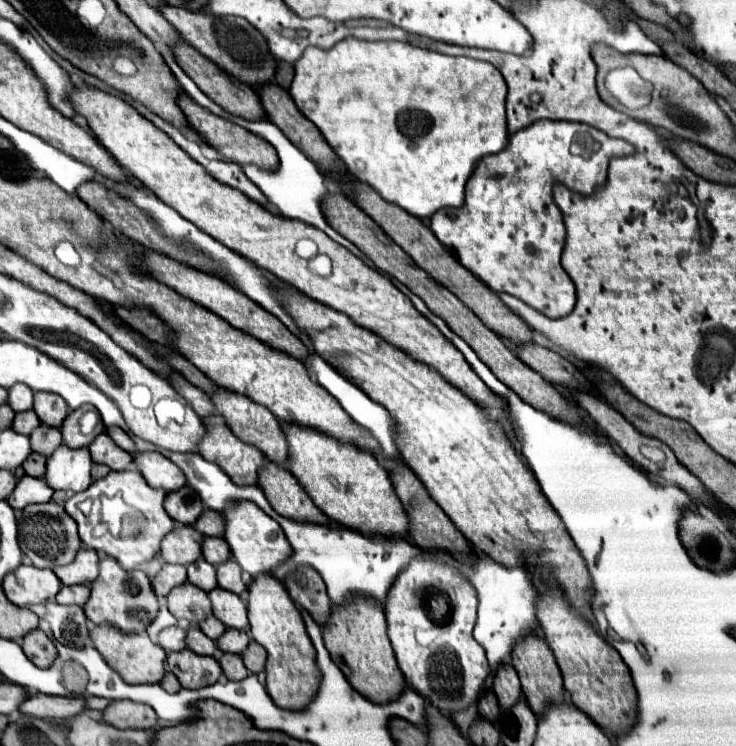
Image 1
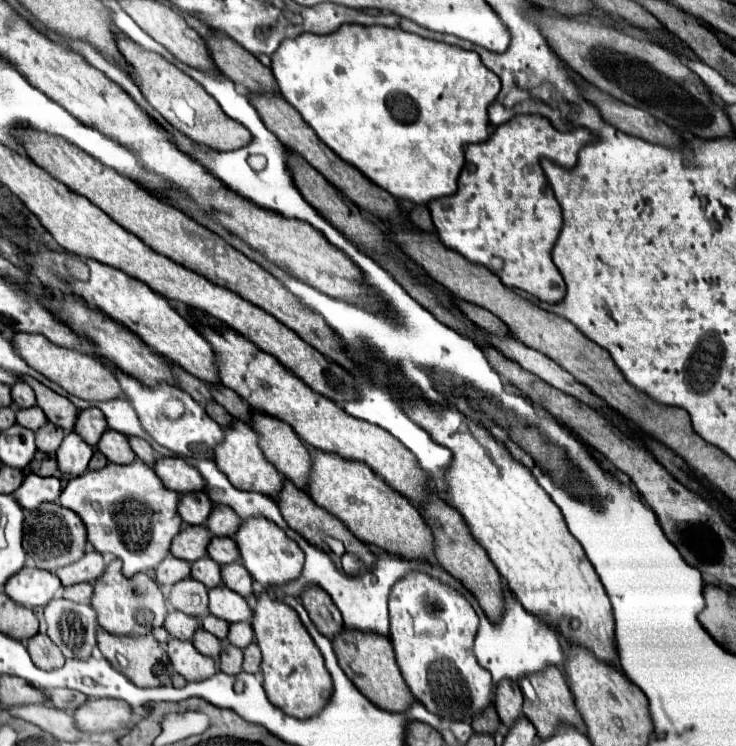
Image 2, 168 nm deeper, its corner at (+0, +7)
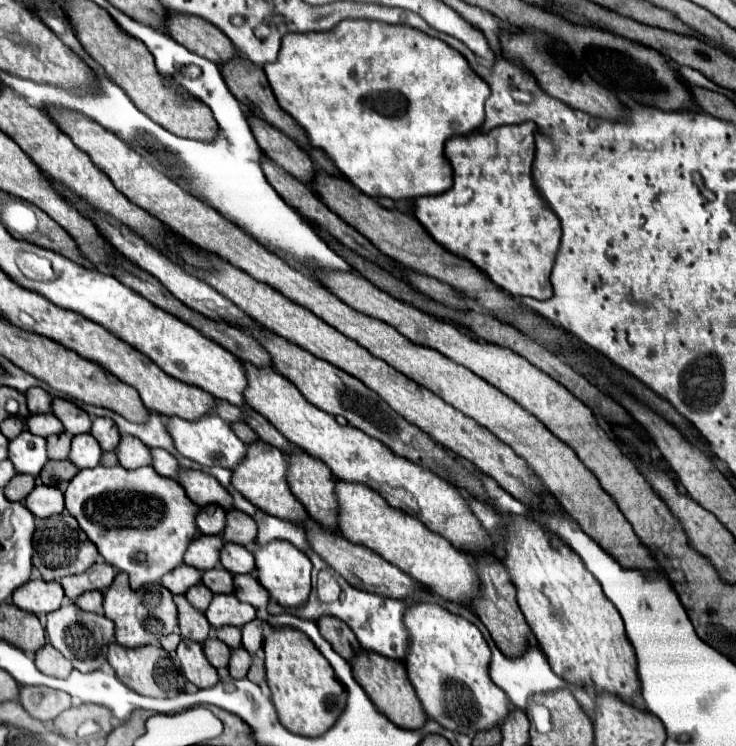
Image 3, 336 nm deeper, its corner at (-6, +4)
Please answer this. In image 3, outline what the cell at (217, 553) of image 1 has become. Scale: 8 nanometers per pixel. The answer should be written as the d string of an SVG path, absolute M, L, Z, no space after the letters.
M226 543L220 553L220 563L224 569L228 569L234 575L240 573L252 573L256 569L254 555L244 547L236 543Z

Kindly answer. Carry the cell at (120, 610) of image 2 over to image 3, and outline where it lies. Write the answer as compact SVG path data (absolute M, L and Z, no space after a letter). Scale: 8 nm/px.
M118 573L114 583L104 593L104 615L116 625L116 641L122 647L142 647L150 643L158 643L164 635L174 633L178 629L176 605L172 601L172 593L164 587L156 589L140 589L132 591L128 585L128 575Z

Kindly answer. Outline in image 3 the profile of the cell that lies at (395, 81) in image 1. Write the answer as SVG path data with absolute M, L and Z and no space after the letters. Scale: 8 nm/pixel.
M344 19L332 31L324 31L324 33L286 33L282 37L282 47L276 63L266 63L264 73L268 77L268 83L272 87L272 93L278 105L304 129L308 137L308 145L314 149L322 149L334 161L338 171L346 179L350 179L362 193L368 193L370 197L388 197L392 201L434 195L452 187L452 167L444 157L444 143L452 135L468 135L480 127L480 123L484 121L484 101L490 95L488 83L484 83L468 67L468 61L458 51L448 47L444 41L432 39L426 33L412 29L408 25L390 25L390 23L368 21L368 19Z

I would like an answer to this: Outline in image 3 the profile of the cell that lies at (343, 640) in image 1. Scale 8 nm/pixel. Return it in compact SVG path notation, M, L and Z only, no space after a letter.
M362 651L350 661L350 665L352 665L354 679L368 693L368 697L378 707L378 711L382 715L386 715L396 727L400 727L400 729L420 729L420 727L424 727L428 717L426 717L424 709L422 709L420 699L416 697L416 691L414 691L410 679L408 679L408 675L406 675L404 663L382 657L378 653Z

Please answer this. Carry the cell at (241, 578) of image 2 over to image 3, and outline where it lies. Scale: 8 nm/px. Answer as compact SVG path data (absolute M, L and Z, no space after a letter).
M236 575L234 577L234 595L240 601L250 603L256 609L266 607L270 601L268 591L264 591L264 587L252 575Z

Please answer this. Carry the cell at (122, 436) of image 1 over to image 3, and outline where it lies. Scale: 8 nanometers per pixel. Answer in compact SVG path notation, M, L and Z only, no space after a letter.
M152 449L152 467L162 477L170 477L170 479L176 479L178 477L178 471L180 471L180 465L178 465L176 457L172 457L164 449Z

